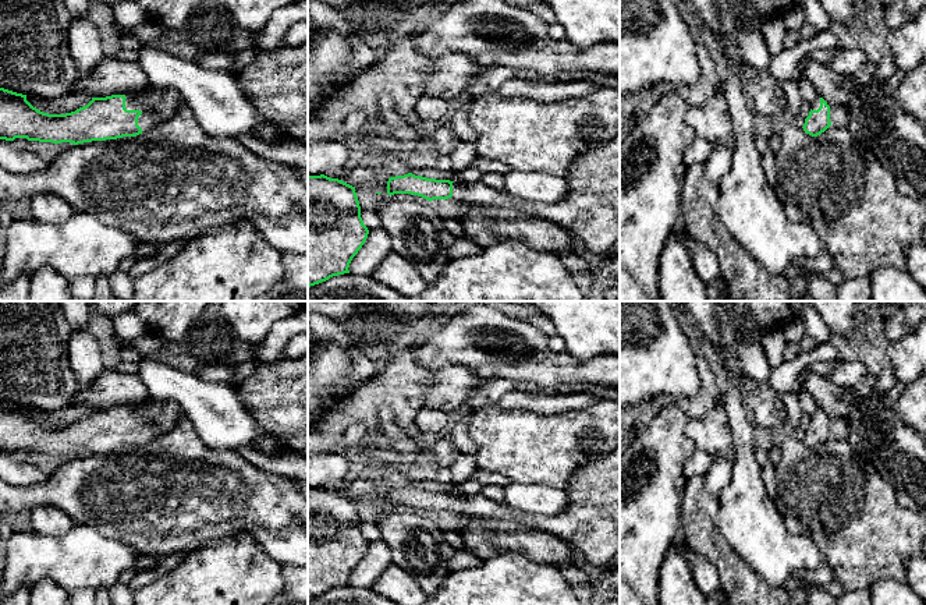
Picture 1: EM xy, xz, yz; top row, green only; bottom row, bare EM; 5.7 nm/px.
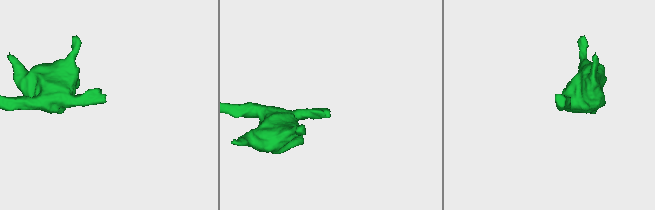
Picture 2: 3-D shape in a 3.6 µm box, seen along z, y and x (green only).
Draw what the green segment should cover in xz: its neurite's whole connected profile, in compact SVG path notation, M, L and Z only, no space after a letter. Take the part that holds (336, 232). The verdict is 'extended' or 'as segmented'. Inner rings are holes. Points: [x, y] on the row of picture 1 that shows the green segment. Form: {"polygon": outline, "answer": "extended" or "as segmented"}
{"polygon": "M308 174L308 287L350 273L350 263L368 234L355 187L324 174Z", "answer": "as segmented"}

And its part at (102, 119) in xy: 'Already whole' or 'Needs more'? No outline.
Needs more

